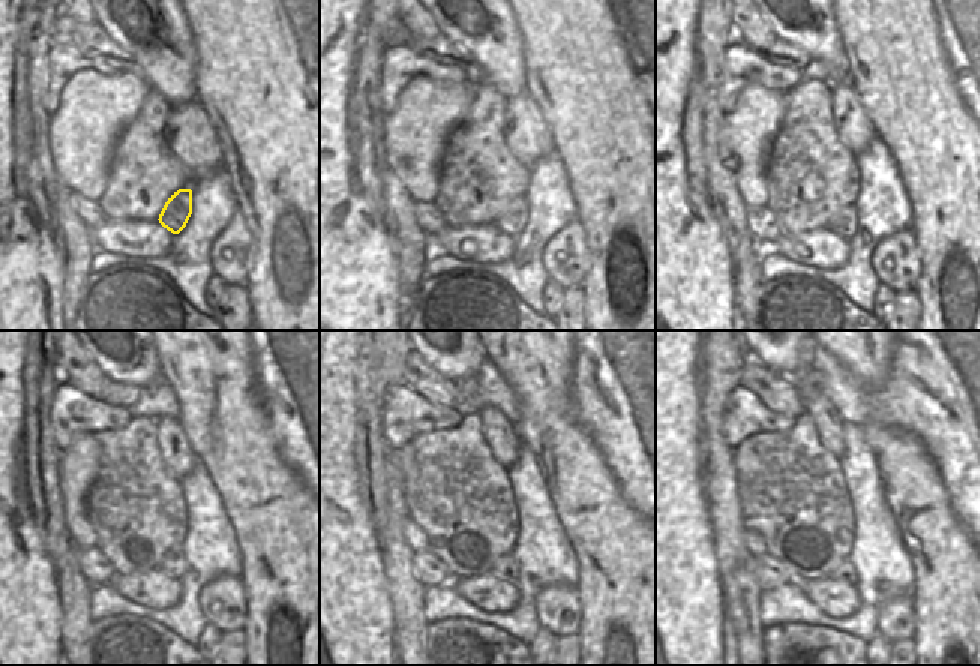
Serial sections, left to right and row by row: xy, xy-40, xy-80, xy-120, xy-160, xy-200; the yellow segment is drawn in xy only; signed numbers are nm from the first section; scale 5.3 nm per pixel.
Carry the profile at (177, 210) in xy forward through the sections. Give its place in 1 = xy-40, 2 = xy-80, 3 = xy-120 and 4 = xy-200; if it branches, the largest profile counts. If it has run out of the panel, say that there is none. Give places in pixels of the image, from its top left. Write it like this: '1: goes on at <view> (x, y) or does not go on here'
1: goes on at xy-40 (512, 221)
2: goes on at xy-80 (845, 222)
3: goes on at xy-120 (173, 563)
4: goes on at xy-200 (847, 573)

